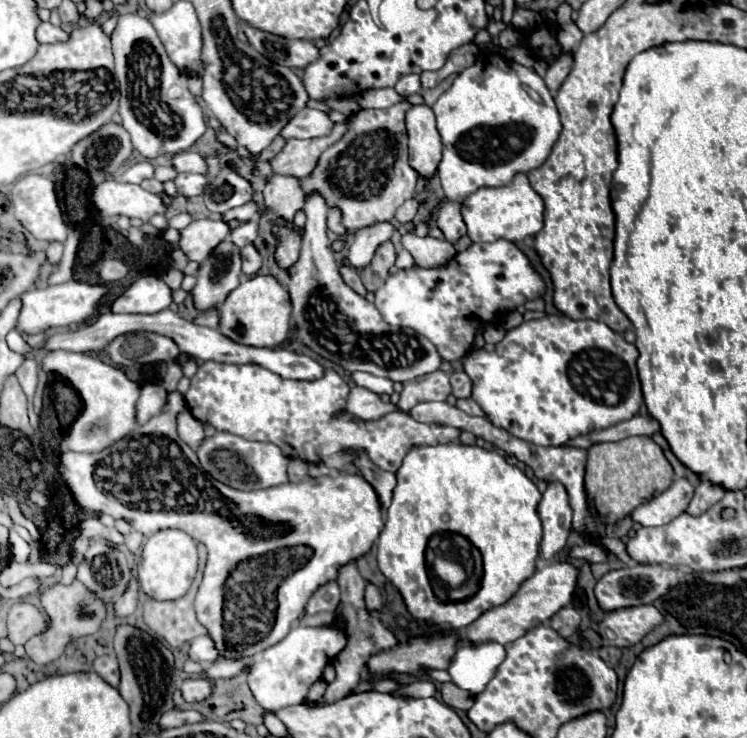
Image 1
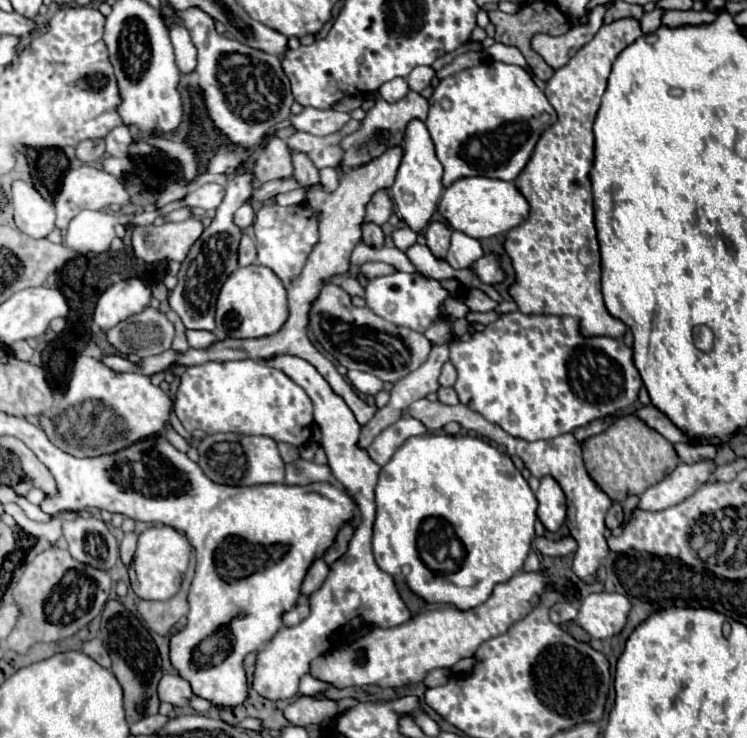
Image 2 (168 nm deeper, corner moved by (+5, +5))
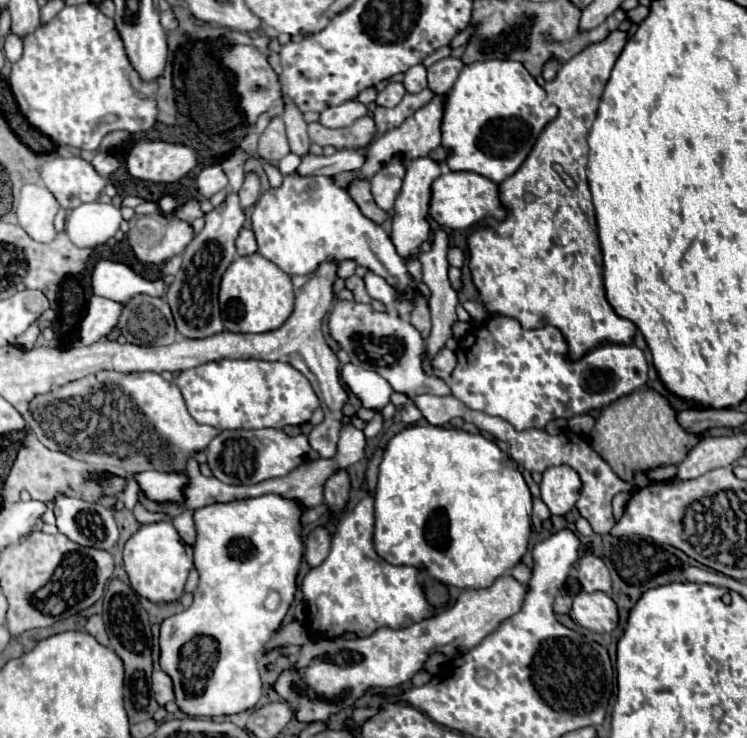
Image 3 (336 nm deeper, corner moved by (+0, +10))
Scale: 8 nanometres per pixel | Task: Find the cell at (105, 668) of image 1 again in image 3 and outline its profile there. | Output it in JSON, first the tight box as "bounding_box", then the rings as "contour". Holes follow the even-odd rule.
{"bounding_box":[84,614,108,646],"contour":[[[94,614],[94,616],[90,616],[90,618],[86,620],[84,630],[86,630],[88,634],[92,634],[92,636],[94,636],[94,638],[96,638],[100,644],[108,646],[108,634],[106,634],[104,622],[102,622],[102,618],[100,618],[98,614]]]}

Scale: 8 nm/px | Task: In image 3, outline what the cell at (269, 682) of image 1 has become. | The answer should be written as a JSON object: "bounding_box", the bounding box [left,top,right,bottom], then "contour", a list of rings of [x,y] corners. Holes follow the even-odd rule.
{"bounding_box":[300,496,434,638],"contour":[[[366,496],[354,510],[338,520],[328,558],[320,566],[310,568],[302,580],[300,588],[310,608],[310,626],[314,628],[314,634],[336,638],[344,632],[354,632],[362,638],[380,626],[404,628],[434,614],[420,582],[416,580],[420,570],[414,566],[394,566],[382,560],[372,546],[372,534],[374,500]]]}

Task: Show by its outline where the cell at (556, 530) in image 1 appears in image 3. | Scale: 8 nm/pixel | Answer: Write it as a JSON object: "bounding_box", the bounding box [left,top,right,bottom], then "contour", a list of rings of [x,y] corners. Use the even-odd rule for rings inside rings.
{"bounding_box":[540,466,580,514],"contour":[[[552,466],[540,482],[540,496],[552,514],[566,514],[580,496],[580,476],[570,466]]]}

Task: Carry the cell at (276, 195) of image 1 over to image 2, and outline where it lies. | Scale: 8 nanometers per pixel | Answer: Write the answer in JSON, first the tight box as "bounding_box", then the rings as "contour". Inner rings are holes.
{"bounding_box":[253,139,293,183],"contour":[[[271,139],[267,149],[257,155],[253,173],[259,183],[267,183],[271,179],[291,179],[293,163],[287,143],[283,139]]]}

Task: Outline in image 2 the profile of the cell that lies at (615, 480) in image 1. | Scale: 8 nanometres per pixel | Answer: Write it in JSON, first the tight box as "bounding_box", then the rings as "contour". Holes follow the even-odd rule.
{"bounding_box":[581,415,679,503],"contour":[[[625,415],[607,431],[589,437],[581,443],[581,449],[587,473],[615,503],[623,503],[631,495],[641,495],[647,487],[667,477],[679,463],[673,445],[635,415]]]}

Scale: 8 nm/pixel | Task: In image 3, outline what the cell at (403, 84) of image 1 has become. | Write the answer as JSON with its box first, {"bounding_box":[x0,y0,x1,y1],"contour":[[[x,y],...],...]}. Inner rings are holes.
{"bounding_box":[376,82,406,108],"contour":[[[390,82],[382,92],[378,92],[376,104],[384,106],[384,108],[392,108],[402,100],[404,94],[406,94],[406,90],[404,90],[404,86],[400,82]]]}

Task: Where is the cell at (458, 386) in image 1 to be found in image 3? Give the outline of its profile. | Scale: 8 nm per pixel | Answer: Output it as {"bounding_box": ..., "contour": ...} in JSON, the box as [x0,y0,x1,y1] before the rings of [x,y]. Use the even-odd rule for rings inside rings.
{"bounding_box":[432,348,456,382],"contour":[[[442,348],[434,358],[432,358],[432,370],[438,378],[442,378],[444,382],[450,380],[452,370],[456,368],[456,354],[448,348]]]}

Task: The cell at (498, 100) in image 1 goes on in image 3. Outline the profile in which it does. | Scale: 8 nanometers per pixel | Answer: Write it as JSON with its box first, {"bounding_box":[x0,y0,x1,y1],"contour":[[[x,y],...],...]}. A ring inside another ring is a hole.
{"bounding_box":[442,60,558,184],"contour":[[[486,60],[468,64],[462,68],[454,88],[446,94],[444,118],[442,118],[442,146],[450,150],[446,164],[450,170],[476,172],[496,184],[512,176],[526,160],[542,128],[558,114],[556,106],[546,104],[546,92],[536,84],[528,70],[520,62],[512,60]]]}

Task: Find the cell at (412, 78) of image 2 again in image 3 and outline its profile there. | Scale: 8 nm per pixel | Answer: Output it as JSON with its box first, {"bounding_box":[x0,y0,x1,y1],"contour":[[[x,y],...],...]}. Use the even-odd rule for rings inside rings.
{"bounding_box":[402,64,426,94],"contour":[[[422,64],[418,66],[412,66],[406,74],[404,74],[404,80],[402,80],[406,92],[410,94],[416,94],[420,90],[426,88],[426,68]]]}

